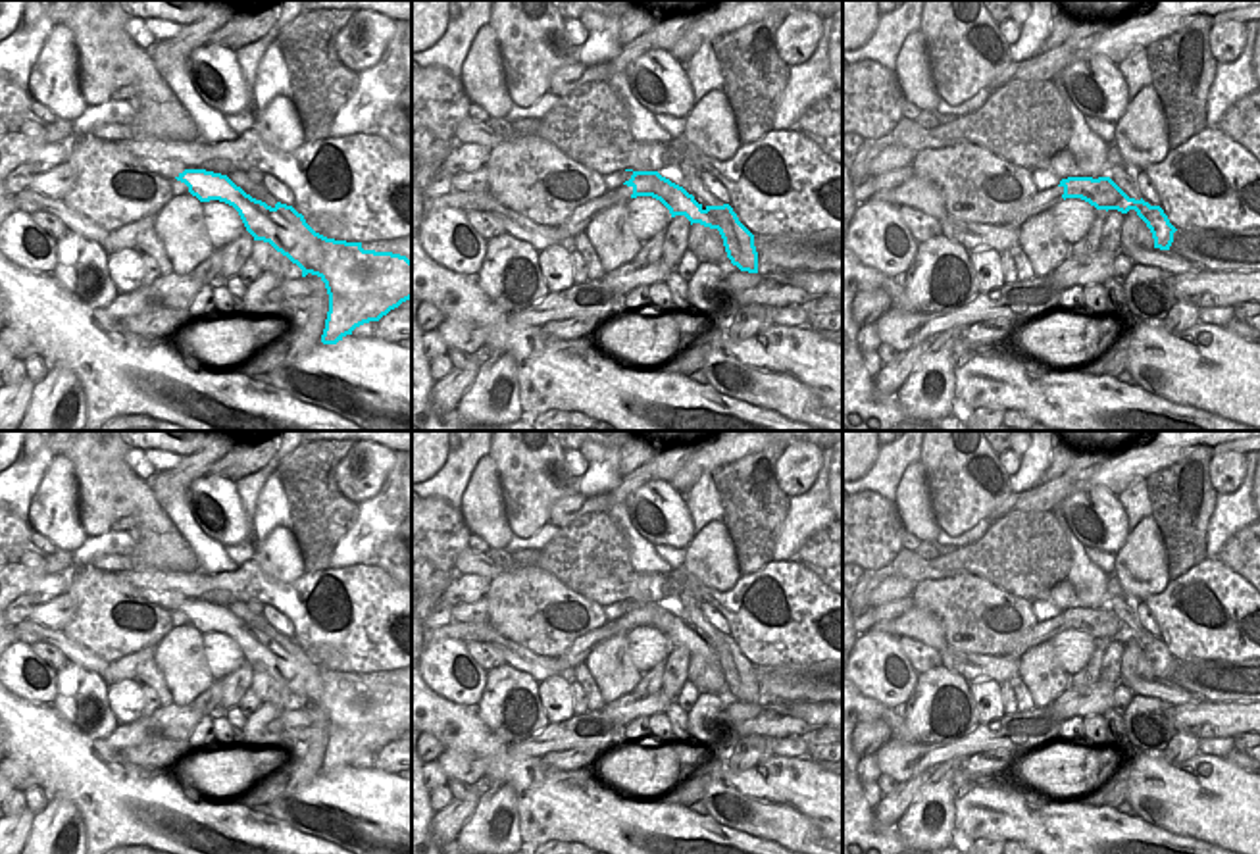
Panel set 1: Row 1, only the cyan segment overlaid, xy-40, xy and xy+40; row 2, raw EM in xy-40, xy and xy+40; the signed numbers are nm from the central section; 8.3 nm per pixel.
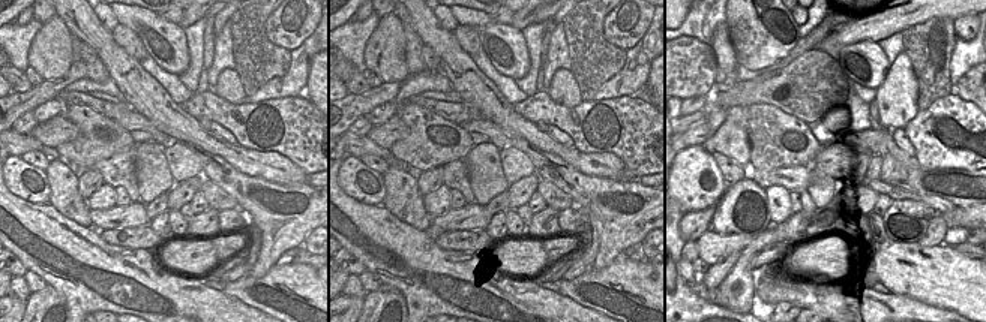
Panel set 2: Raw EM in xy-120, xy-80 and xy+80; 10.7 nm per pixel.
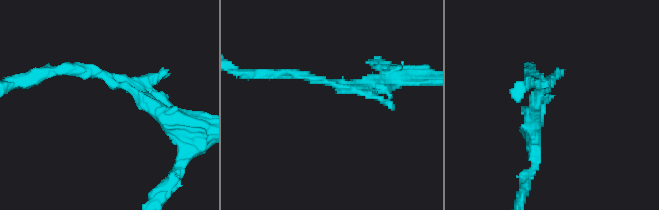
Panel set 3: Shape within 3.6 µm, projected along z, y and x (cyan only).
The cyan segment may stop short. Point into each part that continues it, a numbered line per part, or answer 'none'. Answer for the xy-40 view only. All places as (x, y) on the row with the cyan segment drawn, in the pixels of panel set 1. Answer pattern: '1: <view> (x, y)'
none

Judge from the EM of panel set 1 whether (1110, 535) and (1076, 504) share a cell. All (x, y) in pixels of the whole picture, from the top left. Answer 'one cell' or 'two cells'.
one cell

